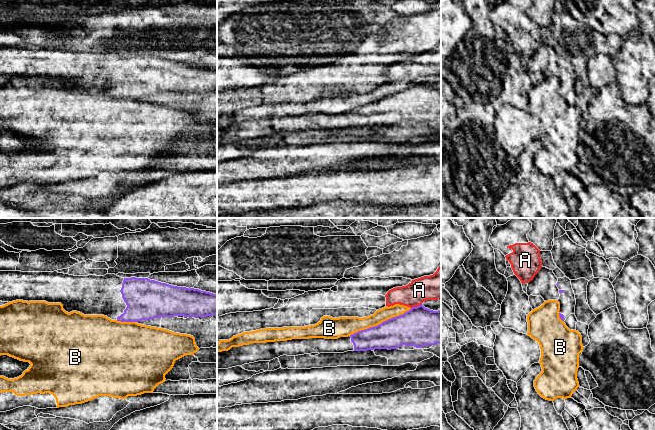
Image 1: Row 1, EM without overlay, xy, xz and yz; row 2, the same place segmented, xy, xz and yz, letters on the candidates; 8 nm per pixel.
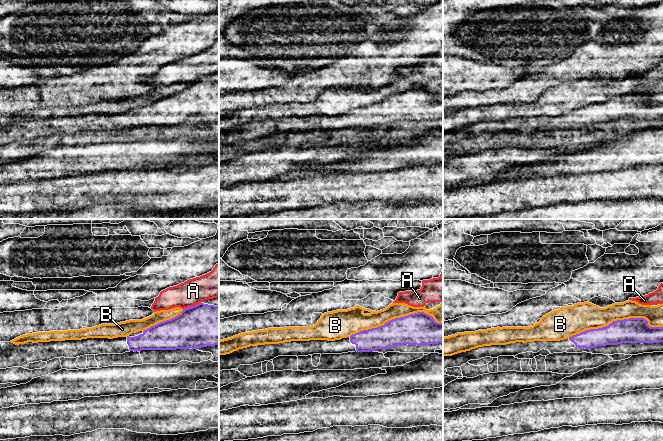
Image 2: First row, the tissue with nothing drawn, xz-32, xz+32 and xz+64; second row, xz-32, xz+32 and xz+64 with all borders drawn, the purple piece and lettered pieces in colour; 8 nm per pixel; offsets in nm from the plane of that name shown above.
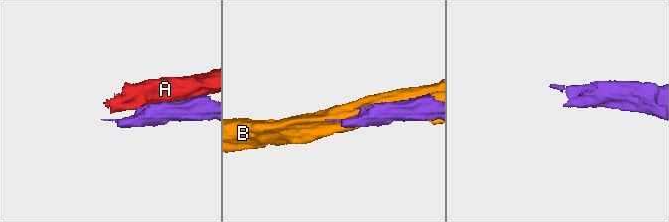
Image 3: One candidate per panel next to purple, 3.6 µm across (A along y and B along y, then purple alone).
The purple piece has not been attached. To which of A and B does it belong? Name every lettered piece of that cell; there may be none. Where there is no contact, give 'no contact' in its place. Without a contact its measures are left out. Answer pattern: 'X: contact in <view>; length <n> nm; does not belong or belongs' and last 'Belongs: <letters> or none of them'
A: contact in xz; length 100 nm; does not belong
B: contact in xz; length 550 nm; does not belong
Belongs: none of them

